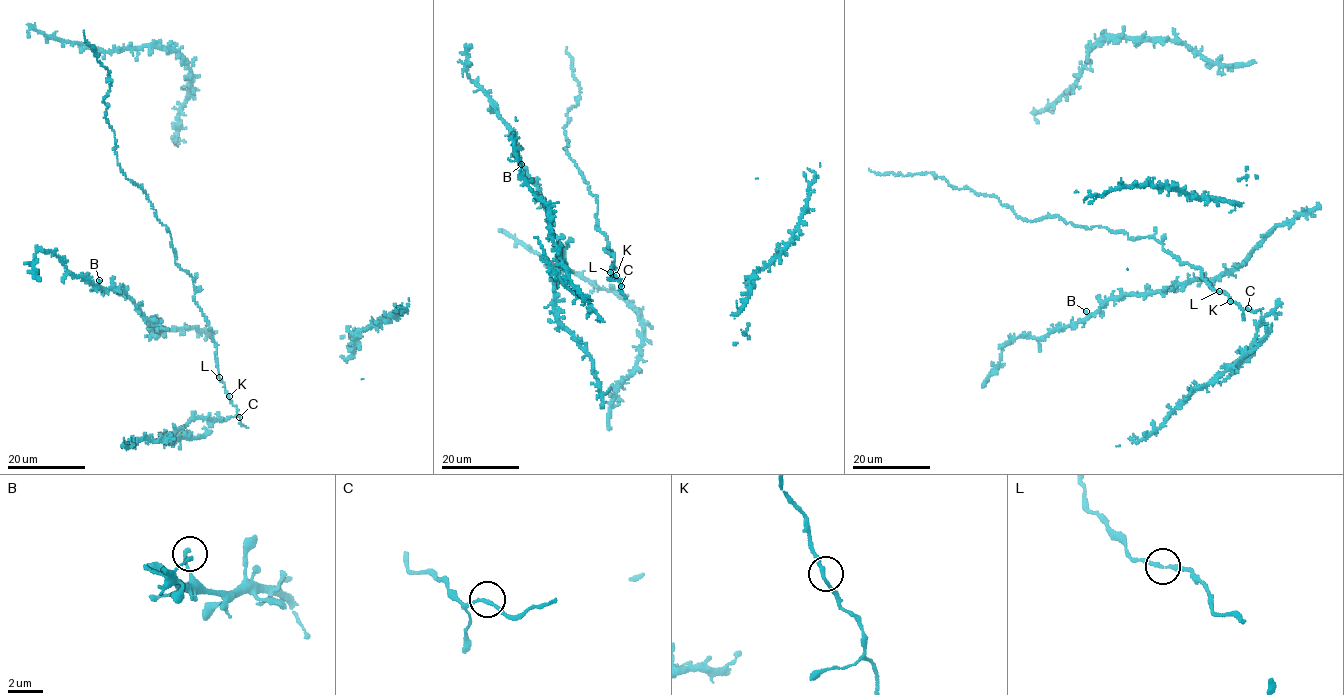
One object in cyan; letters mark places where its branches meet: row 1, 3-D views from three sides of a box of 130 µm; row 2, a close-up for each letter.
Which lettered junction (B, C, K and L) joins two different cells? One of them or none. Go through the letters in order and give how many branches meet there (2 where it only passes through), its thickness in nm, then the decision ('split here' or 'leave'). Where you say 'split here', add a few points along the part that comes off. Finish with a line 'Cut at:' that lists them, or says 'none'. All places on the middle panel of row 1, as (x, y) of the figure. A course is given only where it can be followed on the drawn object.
B: 1 branches meet; 190 nm thick; leave
C: 2 branches meet; 180 nm thick; leave
K: 2 branches meet; 200 nm thick; leave
L: 2 branches meet; 190 nm thick; leave
Cut at: none

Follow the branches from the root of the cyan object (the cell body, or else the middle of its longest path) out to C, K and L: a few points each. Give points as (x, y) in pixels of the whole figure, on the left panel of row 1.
C: (171, 241), (176, 254), (174, 262), (193, 279), (194, 301), (206, 317), (216, 343), (219, 378), (239, 417)
K: (171, 241), (176, 254), (174, 262), (193, 279), (194, 300), (211, 330), (219, 378), (229, 396)
L: (171, 241), (176, 254), (174, 262), (193, 279), (194, 301), (211, 330), (219, 378)

